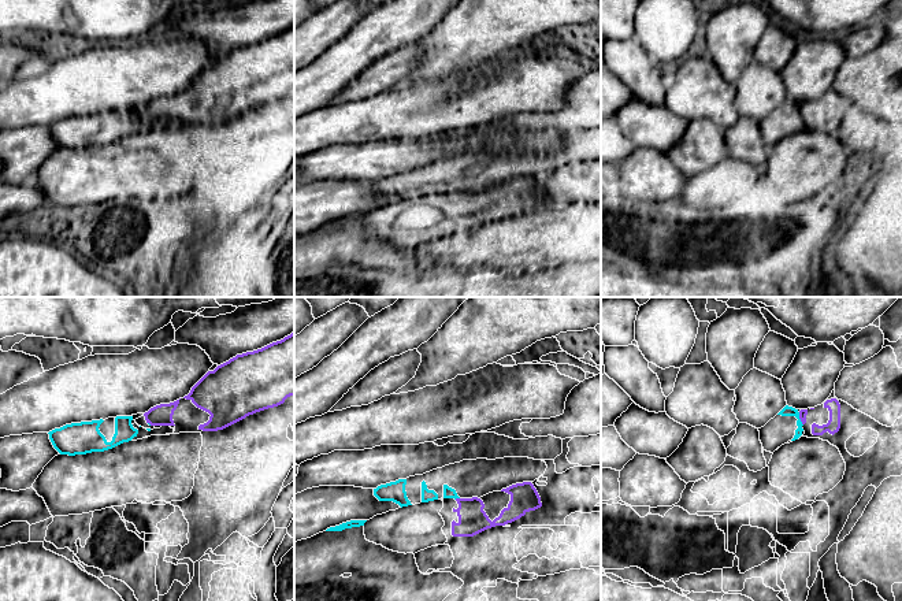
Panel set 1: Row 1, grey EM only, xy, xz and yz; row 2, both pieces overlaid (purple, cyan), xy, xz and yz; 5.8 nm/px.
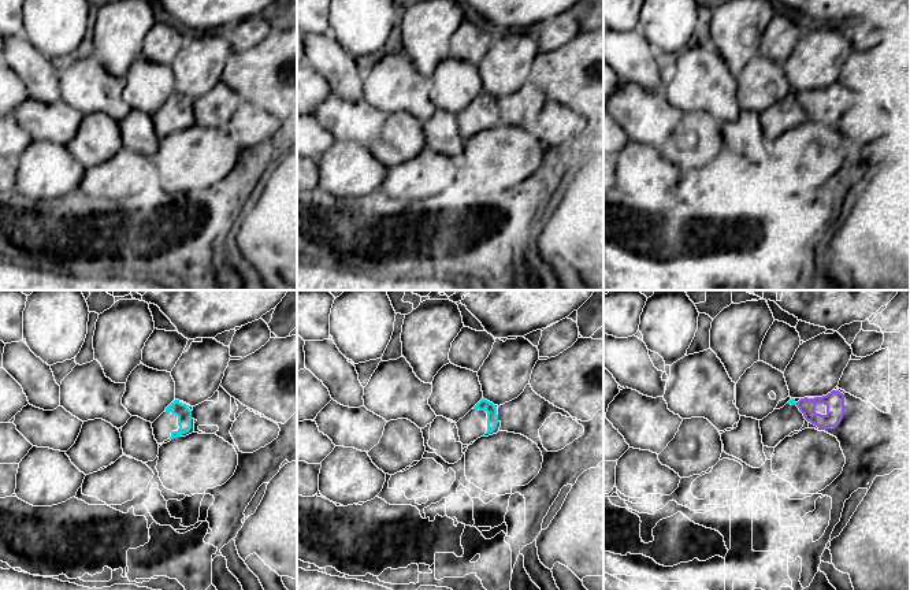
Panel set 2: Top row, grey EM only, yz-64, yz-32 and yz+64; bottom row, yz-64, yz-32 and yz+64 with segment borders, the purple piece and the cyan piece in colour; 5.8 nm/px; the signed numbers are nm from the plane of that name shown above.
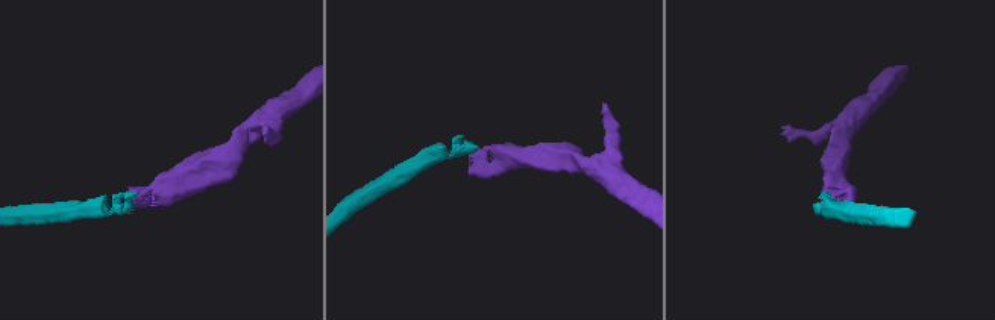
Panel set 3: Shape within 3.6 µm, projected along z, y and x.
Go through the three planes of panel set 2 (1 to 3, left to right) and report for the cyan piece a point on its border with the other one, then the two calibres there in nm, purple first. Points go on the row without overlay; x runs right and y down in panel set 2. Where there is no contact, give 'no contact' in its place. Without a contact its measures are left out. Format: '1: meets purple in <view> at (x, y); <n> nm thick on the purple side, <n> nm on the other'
1: no contact
2: no contact
3: no contact

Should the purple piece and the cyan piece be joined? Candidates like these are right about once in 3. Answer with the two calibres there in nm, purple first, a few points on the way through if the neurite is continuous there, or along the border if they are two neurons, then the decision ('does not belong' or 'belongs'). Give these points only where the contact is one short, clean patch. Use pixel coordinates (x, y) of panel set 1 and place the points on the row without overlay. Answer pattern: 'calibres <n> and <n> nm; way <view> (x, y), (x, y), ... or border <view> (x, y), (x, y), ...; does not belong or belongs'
calibres 170 and 60 nm; border xz (459, 190), (455, 192); does not belong

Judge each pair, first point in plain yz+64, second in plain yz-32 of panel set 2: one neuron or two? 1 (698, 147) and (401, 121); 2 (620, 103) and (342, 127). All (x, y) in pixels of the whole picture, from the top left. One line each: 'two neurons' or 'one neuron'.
1: one neuron
2: one neuron

